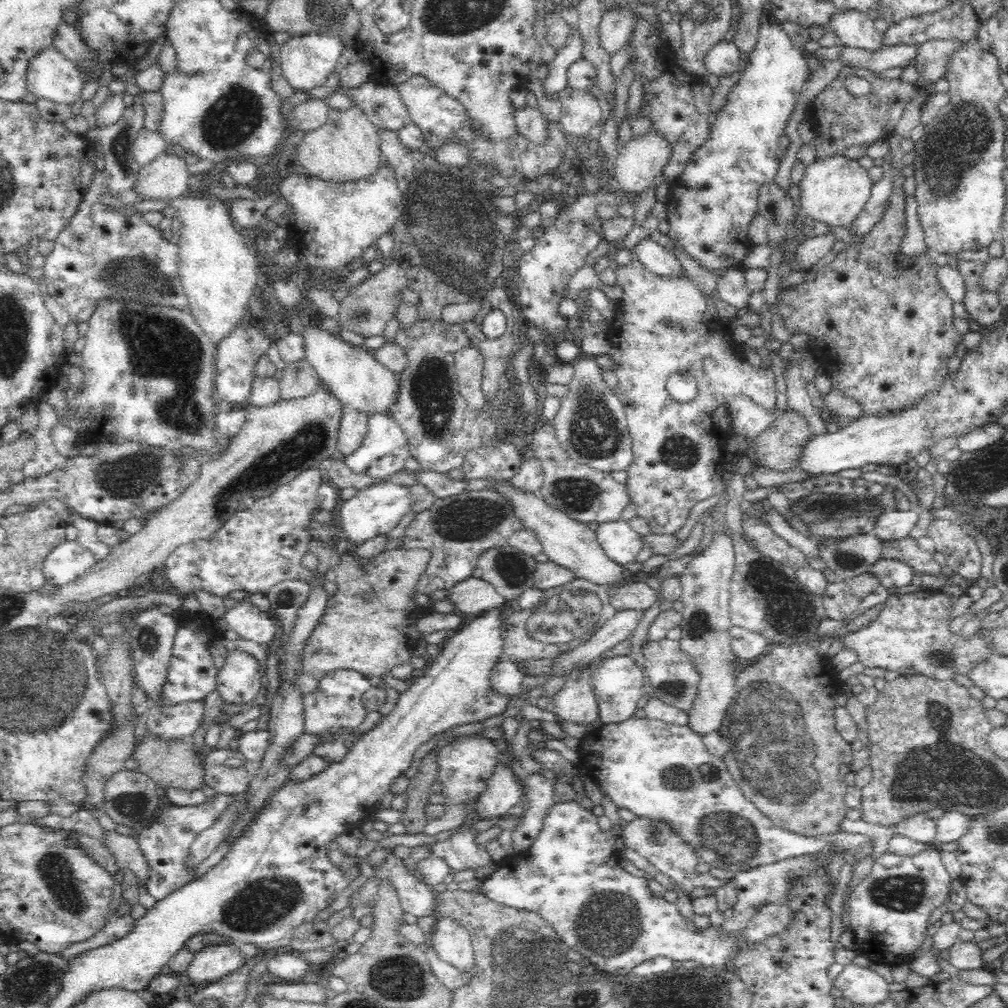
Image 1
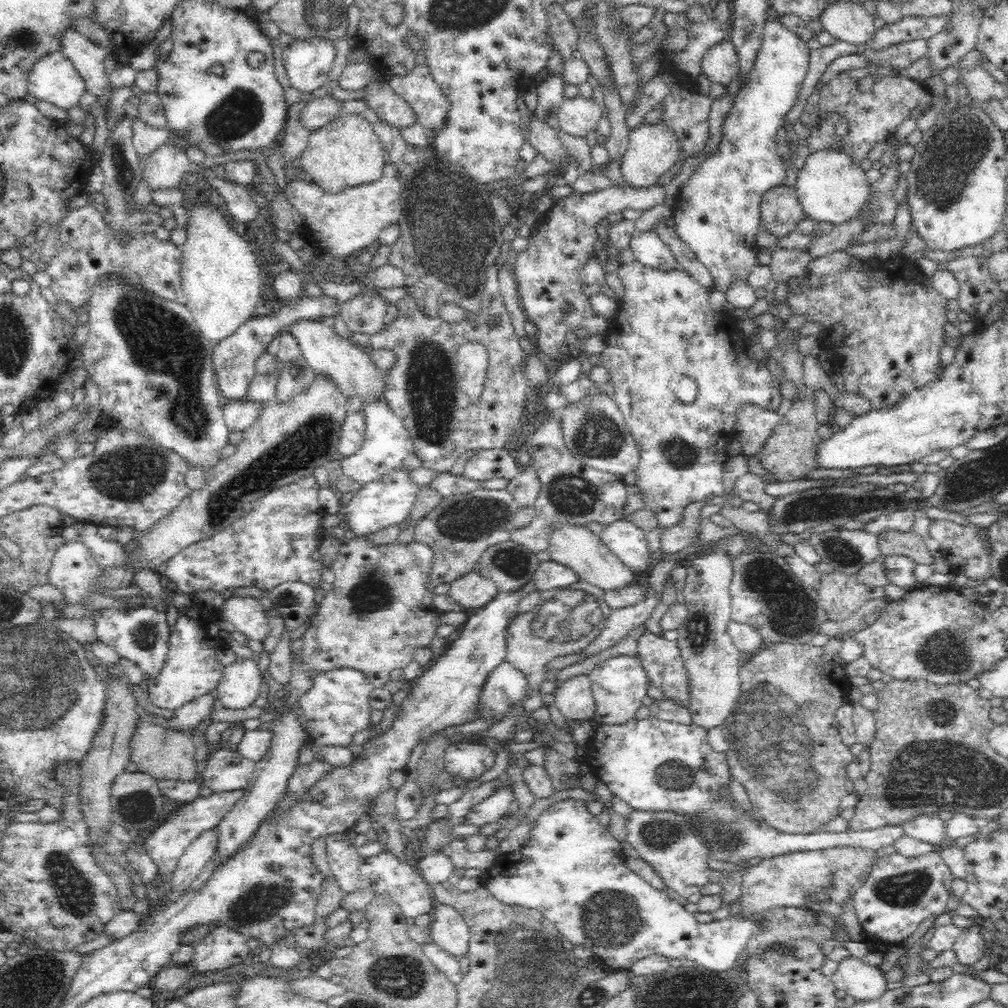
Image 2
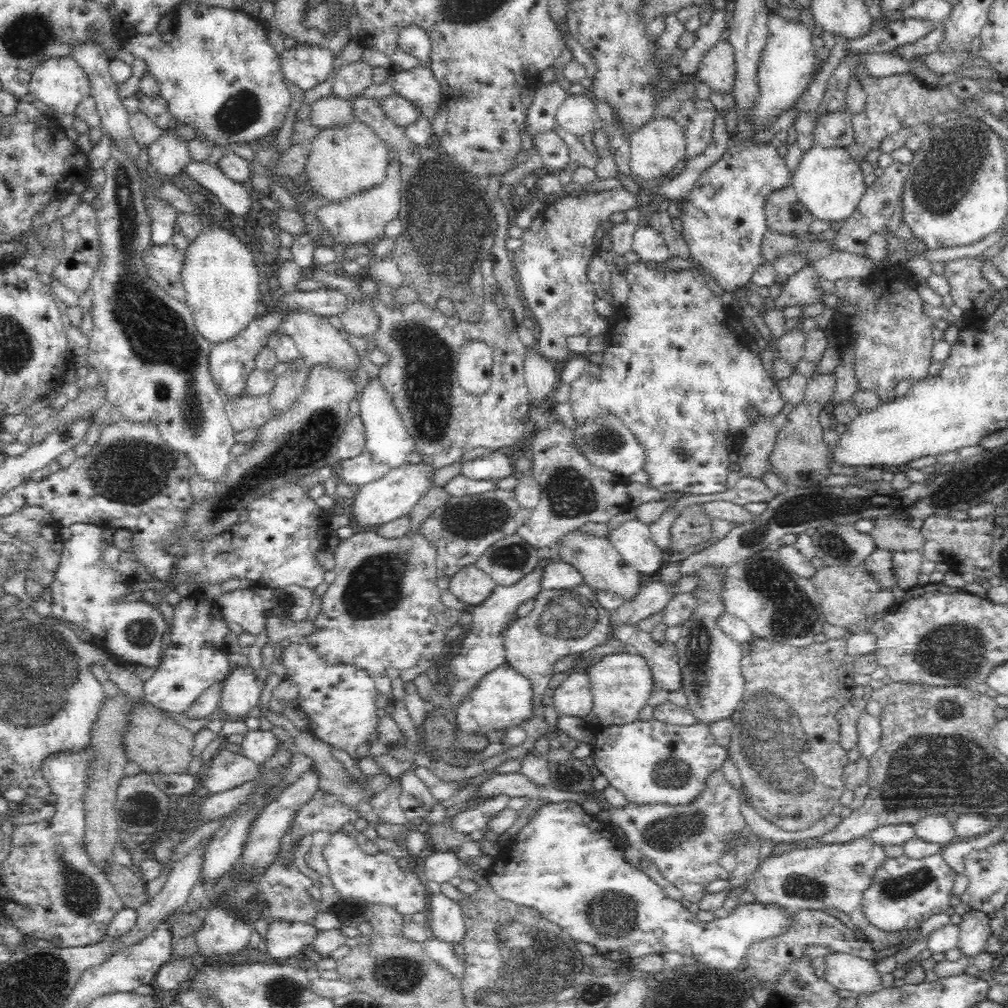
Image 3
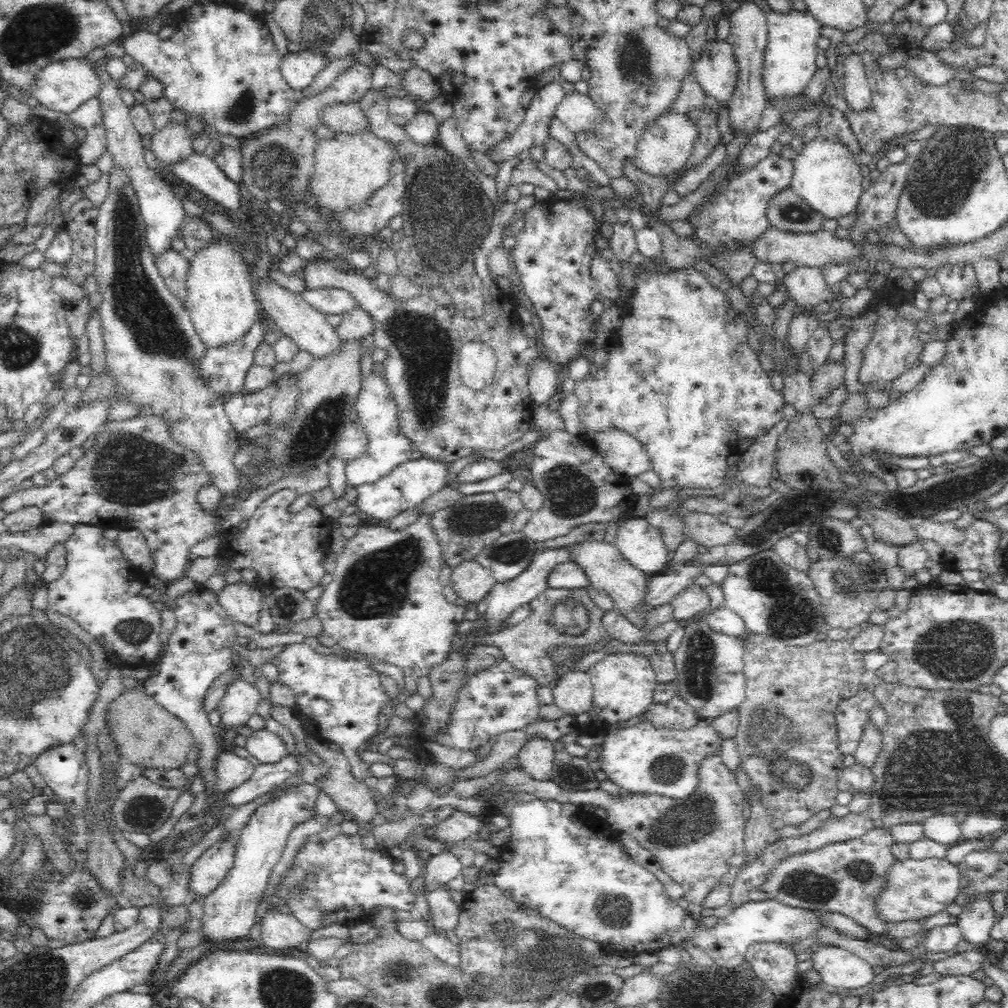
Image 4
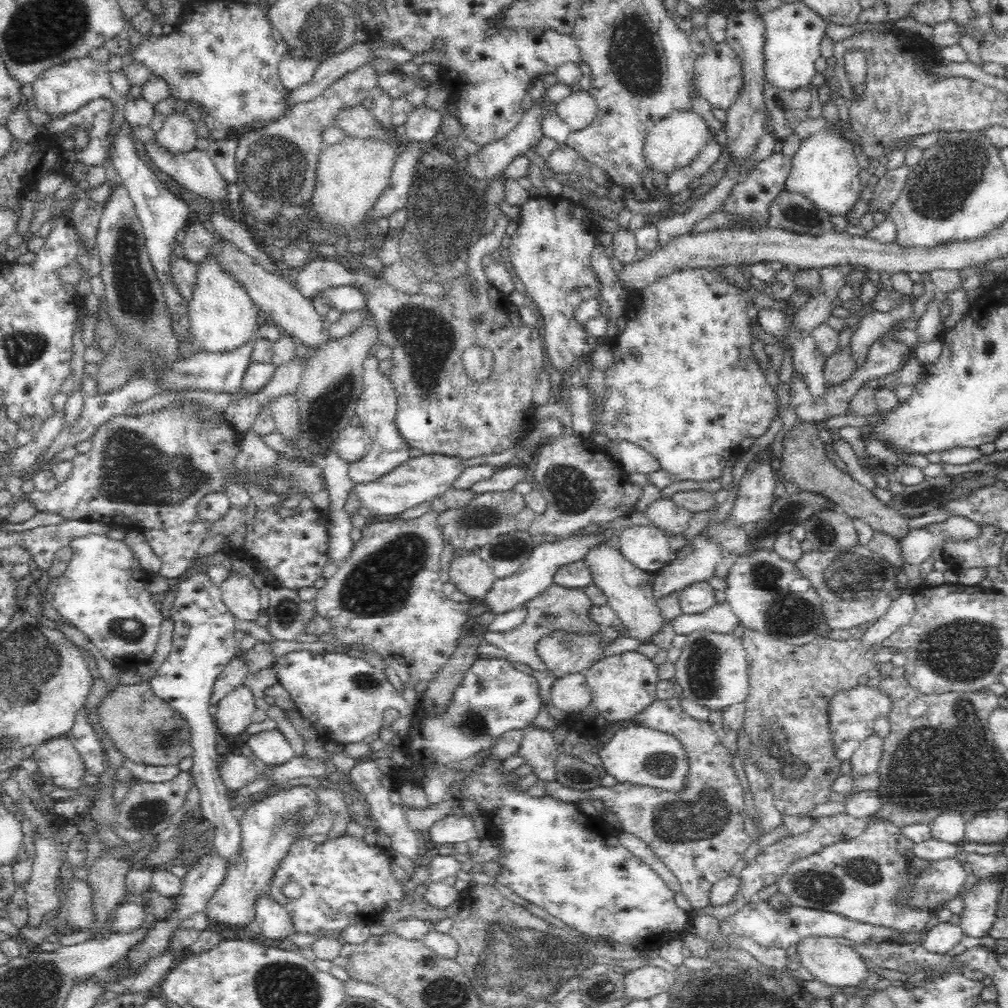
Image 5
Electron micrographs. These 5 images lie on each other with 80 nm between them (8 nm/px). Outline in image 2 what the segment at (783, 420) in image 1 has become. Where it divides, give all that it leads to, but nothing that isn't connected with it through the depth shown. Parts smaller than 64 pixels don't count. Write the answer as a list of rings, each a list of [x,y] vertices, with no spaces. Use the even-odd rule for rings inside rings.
[[[812,389],[810,396],[806,398],[806,401],[802,403],[794,403],[791,410],[781,418],[780,424],[770,431],[768,438],[762,443],[761,449],[759,450],[758,458],[763,464],[763,467],[774,474],[774,476],[779,481],[792,481],[792,480],[801,480],[804,474],[812,472],[815,468],[814,460],[814,449],[815,444],[821,439],[821,436],[816,431],[816,426],[818,426],[816,418],[816,408],[814,405],[814,395],[812,392],[815,390]]]

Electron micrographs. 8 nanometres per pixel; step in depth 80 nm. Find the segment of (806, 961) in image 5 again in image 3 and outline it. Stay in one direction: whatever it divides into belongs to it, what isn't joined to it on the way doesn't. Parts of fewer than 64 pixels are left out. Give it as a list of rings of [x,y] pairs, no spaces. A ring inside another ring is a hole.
[[[831,952],[825,956],[824,980],[837,990],[848,990],[853,996],[874,994],[882,990],[882,978],[872,960],[866,960],[852,954]]]

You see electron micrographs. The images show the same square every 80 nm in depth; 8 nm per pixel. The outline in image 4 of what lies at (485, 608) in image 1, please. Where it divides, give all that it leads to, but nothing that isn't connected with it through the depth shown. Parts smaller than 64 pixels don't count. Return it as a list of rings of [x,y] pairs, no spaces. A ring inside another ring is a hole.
[[[475,560],[467,561],[460,567],[454,568],[449,585],[469,606],[480,602],[489,592],[497,580]]]

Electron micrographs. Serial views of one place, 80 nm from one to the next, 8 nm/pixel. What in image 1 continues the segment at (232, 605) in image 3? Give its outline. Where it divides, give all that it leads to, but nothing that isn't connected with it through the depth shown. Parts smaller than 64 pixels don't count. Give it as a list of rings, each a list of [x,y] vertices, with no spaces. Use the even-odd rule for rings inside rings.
[[[244,599],[226,609],[224,622],[240,638],[256,642],[260,646],[268,646],[274,640],[279,625],[270,613],[244,602]]]

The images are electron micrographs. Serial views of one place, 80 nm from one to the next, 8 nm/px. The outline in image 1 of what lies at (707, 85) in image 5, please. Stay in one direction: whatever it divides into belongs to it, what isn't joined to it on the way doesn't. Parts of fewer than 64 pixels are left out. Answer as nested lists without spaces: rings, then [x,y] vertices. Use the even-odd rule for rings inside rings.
[[[729,37],[717,42],[705,54],[707,74],[714,74],[720,78],[741,70],[740,53],[738,45]]]

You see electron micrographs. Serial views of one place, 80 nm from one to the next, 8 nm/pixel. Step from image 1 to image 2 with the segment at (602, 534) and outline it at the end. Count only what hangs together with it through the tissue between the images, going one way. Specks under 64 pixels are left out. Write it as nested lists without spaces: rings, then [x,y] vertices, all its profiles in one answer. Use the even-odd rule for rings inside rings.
[[[622,518],[606,524],[599,537],[613,556],[635,572],[651,570],[648,562],[653,555],[649,552],[645,535],[640,527]]]

